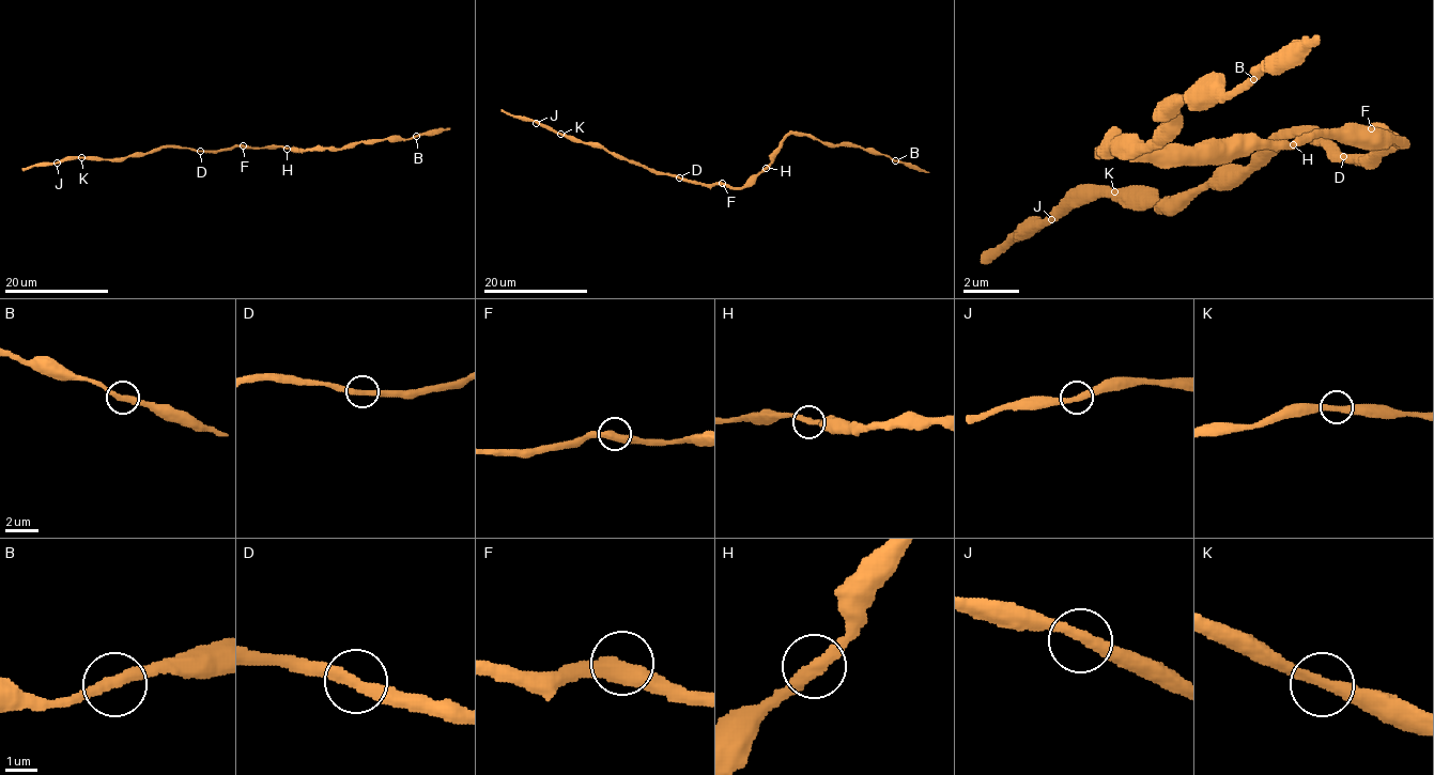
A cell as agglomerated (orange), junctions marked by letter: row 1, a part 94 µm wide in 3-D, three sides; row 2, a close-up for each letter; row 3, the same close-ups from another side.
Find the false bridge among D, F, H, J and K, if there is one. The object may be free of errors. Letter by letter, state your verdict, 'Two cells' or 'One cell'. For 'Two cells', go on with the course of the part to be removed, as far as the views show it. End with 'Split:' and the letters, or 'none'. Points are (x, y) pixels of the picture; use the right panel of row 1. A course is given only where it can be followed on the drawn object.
D: One cell
F: One cell
H: One cell
J: One cell
K: One cell
Split: none

